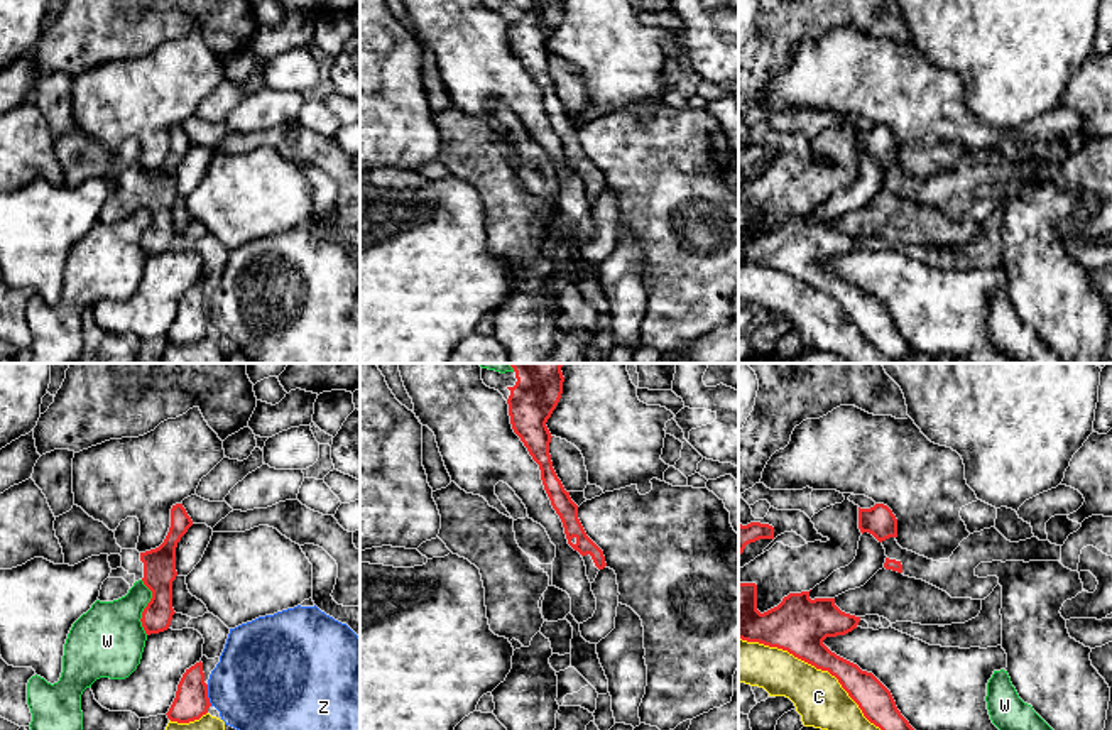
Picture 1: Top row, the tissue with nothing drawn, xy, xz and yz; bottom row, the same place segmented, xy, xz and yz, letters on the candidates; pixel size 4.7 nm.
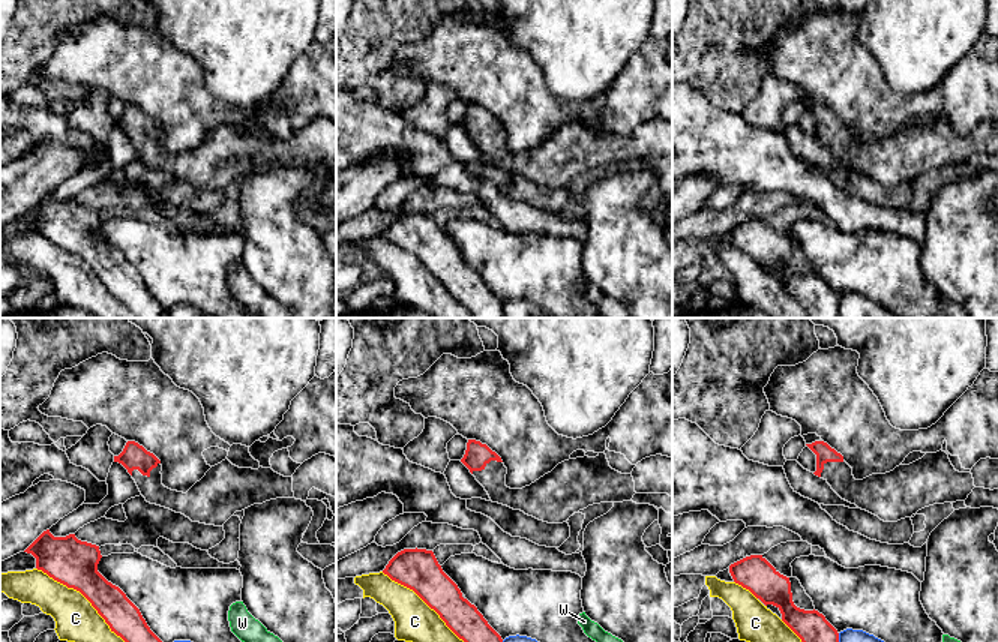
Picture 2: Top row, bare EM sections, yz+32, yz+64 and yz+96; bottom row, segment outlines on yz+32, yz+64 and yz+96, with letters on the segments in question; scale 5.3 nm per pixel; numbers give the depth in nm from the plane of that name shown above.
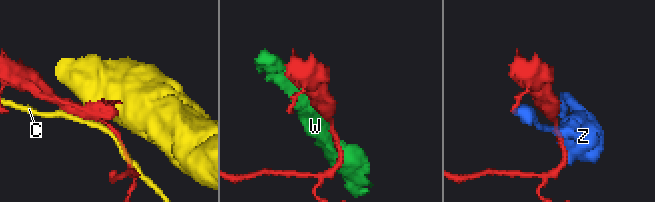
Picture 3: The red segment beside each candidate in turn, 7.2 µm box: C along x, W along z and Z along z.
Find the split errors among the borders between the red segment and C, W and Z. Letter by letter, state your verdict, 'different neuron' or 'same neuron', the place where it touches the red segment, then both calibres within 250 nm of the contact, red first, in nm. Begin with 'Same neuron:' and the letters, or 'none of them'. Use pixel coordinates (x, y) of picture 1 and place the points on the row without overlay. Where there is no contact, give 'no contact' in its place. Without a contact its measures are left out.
Same neuron: none of them
C: different neuron; contact yz (822, 291); calibres 280 and 240 nm
W: different neuron; contact xy (146, 228); calibres 160 and 340 nm
Z: different neuron; contact xy (207, 316); calibres 170 and 440 nm

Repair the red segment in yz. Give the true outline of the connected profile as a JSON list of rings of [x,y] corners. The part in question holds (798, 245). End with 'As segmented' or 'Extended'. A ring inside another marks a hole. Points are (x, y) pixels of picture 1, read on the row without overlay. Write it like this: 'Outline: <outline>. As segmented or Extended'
Outline: [[[739,203],[739,260],[788,272],[816,291],[828,292],[838,301],[870,345],[894,363],[909,363],[916,351],[897,331],[891,313],[872,294],[862,292],[857,286],[837,277],[823,265],[826,259],[852,253],[859,243],[860,238],[842,233],[835,226],[835,220],[811,221],[809,213],[789,215],[777,228],[760,235],[757,232],[757,206]]]. As segmented

